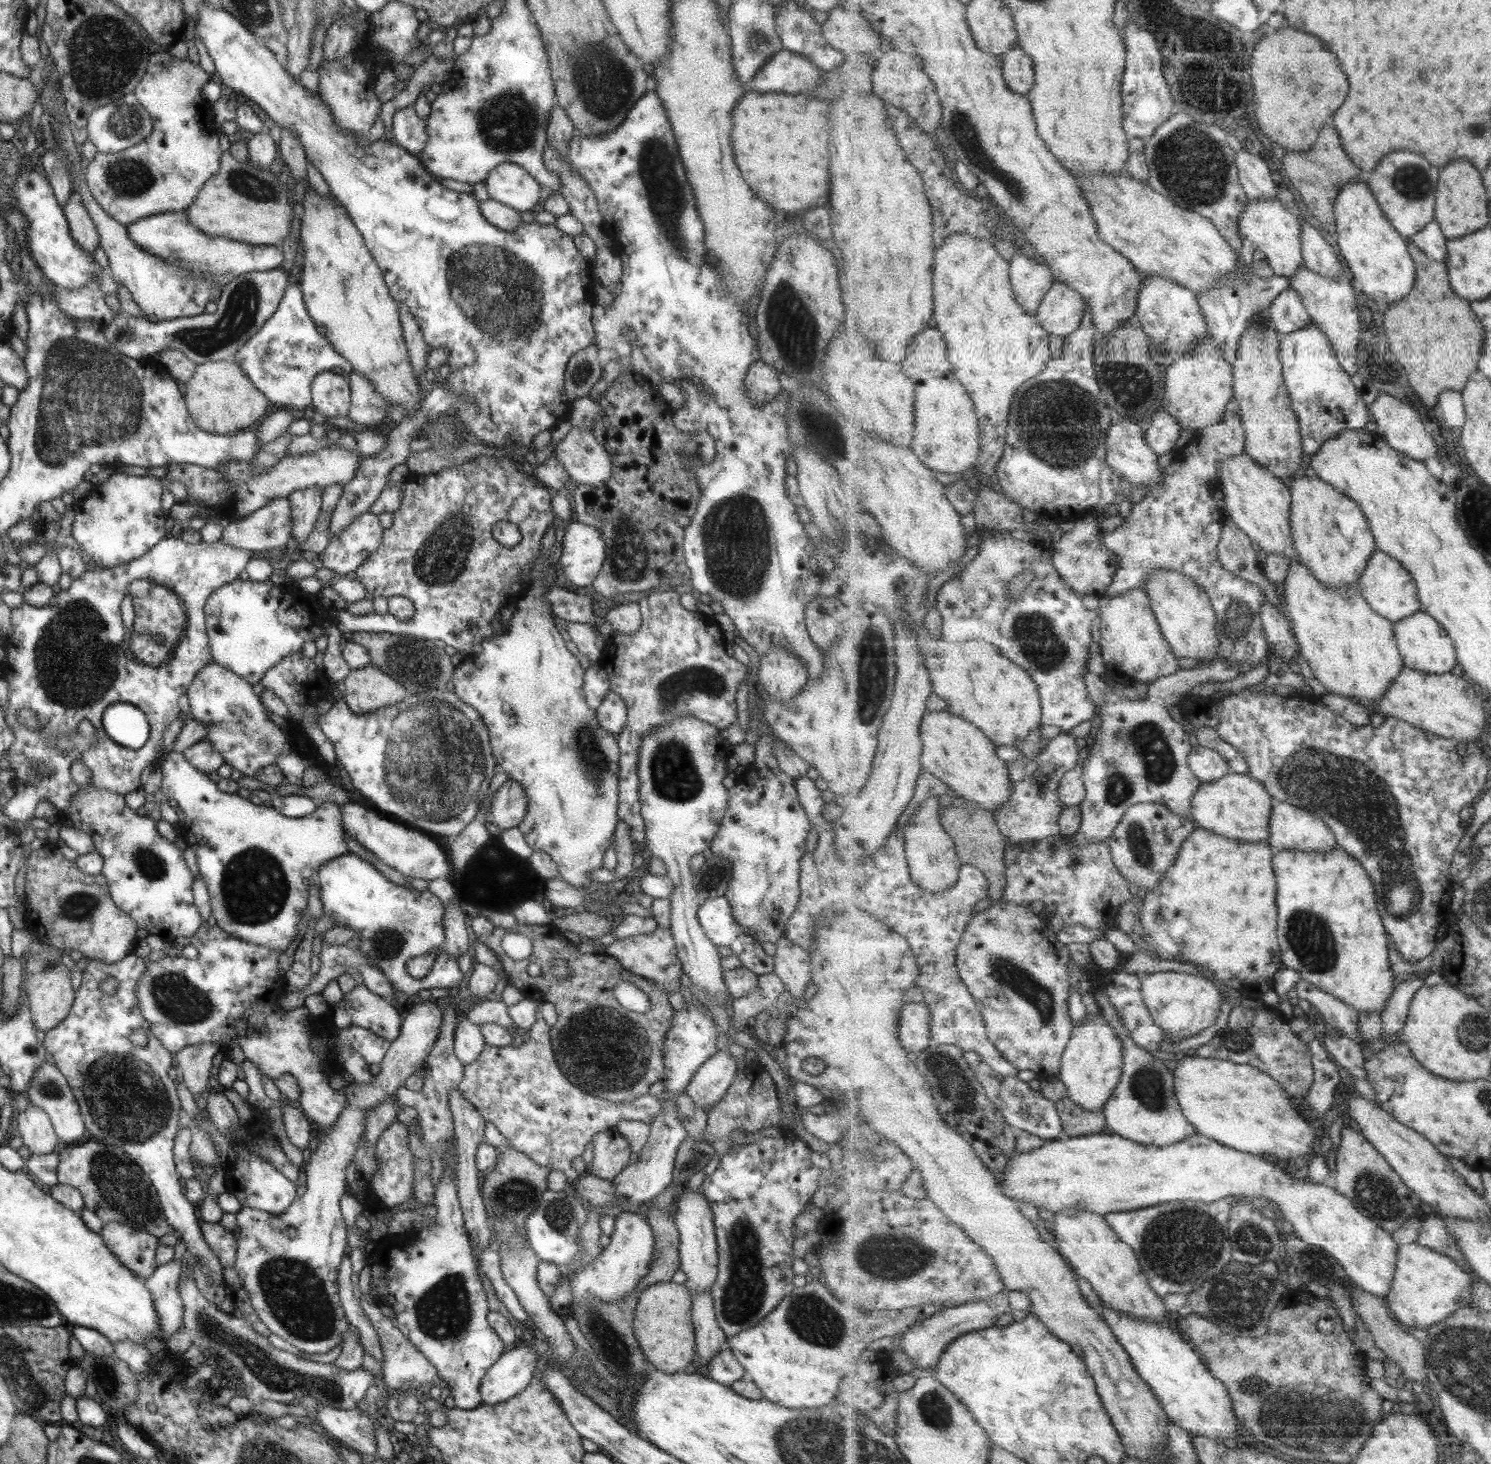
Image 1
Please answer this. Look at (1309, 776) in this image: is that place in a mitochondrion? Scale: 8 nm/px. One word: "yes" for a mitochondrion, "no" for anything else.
yes

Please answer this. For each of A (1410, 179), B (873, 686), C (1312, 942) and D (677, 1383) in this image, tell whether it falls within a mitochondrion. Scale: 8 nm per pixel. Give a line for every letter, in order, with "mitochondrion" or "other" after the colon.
A: mitochondrion
B: mitochondrion
C: mitochondrion
D: other

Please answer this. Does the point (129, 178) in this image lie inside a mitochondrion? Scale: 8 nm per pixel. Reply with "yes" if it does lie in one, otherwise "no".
yes

